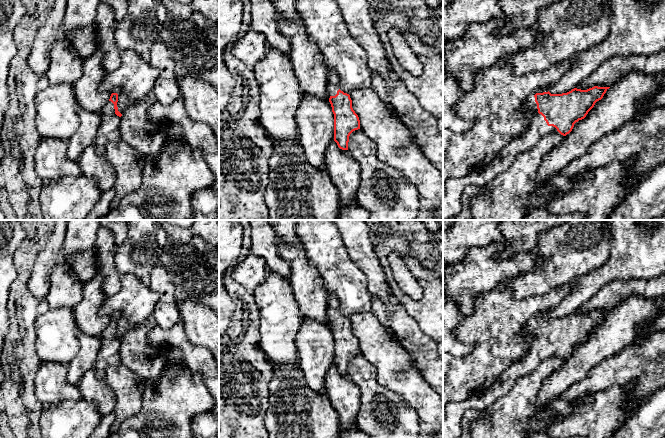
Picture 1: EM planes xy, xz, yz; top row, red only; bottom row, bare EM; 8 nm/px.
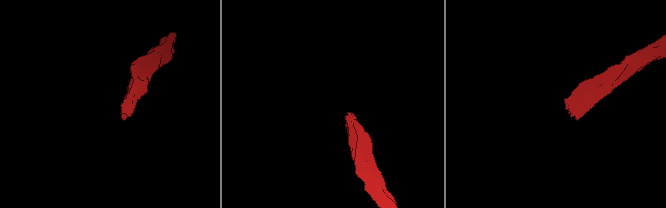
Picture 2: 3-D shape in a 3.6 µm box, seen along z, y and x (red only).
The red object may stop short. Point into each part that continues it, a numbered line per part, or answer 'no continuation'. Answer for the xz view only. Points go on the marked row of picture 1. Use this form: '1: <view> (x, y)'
1: xz (333, 81)

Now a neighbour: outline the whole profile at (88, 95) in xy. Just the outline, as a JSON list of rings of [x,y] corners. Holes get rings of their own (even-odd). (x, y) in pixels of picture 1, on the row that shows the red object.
[[[96,50],[83,60],[83,74],[73,85],[75,99],[79,109],[88,112],[101,112],[111,94],[99,87],[106,75],[102,66],[103,54]]]

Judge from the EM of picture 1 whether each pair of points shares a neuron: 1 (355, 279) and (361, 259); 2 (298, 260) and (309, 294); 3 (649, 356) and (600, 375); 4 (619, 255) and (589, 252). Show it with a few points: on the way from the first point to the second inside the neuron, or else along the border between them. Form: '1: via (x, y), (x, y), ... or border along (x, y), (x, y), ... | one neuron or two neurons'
1: border along (345, 247), (348, 257), (364, 274), (367, 289) | two neurons
2: via (301, 268), (306, 286) | one neuron
3: via (637, 362), (612, 371) | one neuron
4: border along (610, 231), (609, 257), (603, 264), (591, 270) | two neurons

